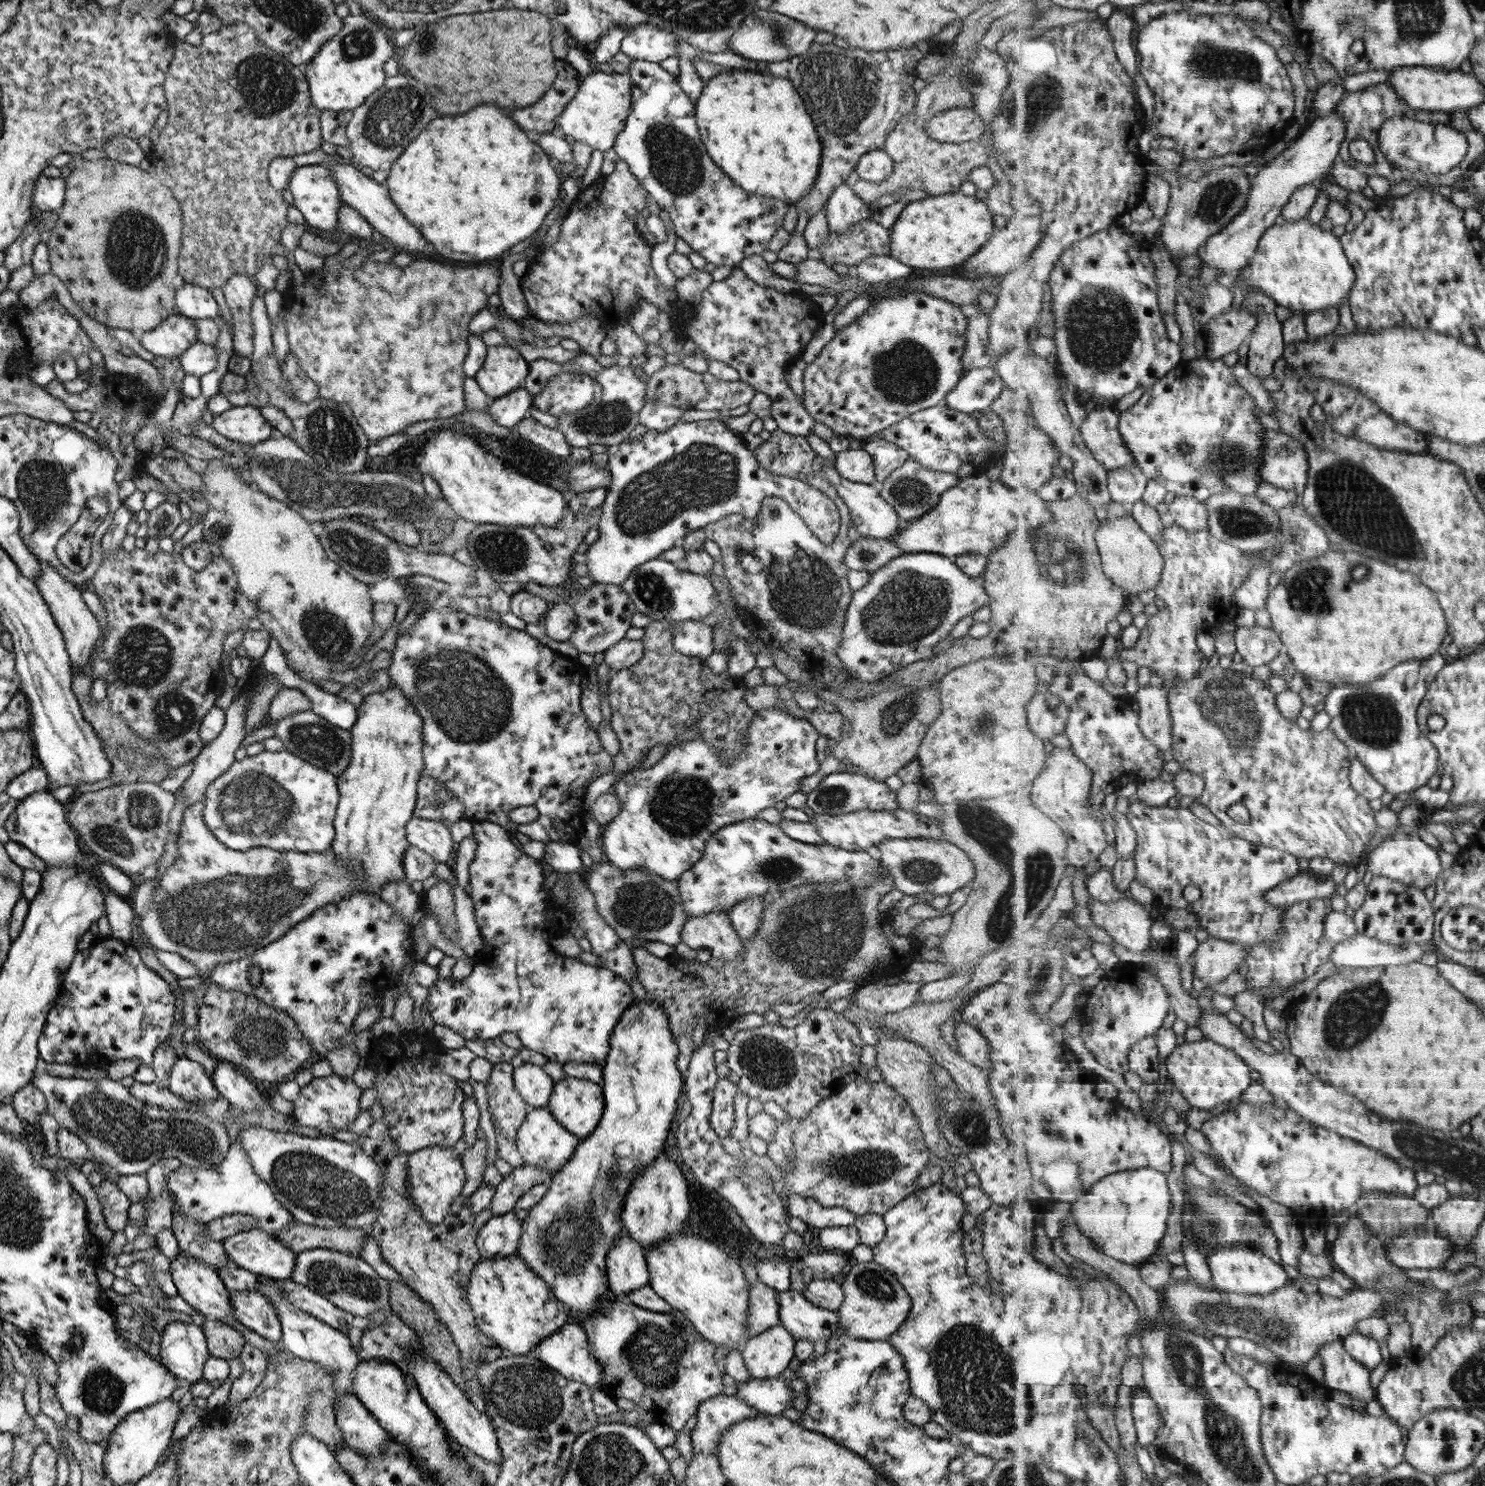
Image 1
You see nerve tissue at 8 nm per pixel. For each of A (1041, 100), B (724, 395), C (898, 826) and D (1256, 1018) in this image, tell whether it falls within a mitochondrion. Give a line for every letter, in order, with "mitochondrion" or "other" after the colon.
A: mitochondrion
B: other
C: other
D: other

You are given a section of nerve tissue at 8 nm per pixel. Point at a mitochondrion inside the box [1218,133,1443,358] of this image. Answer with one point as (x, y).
(1257, 303)

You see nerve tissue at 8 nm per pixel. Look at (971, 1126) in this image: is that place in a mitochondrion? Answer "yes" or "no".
yes

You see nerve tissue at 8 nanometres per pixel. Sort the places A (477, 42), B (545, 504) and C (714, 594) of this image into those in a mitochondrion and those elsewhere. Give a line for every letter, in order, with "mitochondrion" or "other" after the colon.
A: other
B: other
C: other

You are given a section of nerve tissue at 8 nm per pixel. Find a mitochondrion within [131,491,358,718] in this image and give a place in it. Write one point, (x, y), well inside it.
(326, 632)

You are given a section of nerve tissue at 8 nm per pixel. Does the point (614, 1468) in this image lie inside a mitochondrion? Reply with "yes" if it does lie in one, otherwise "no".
yes

